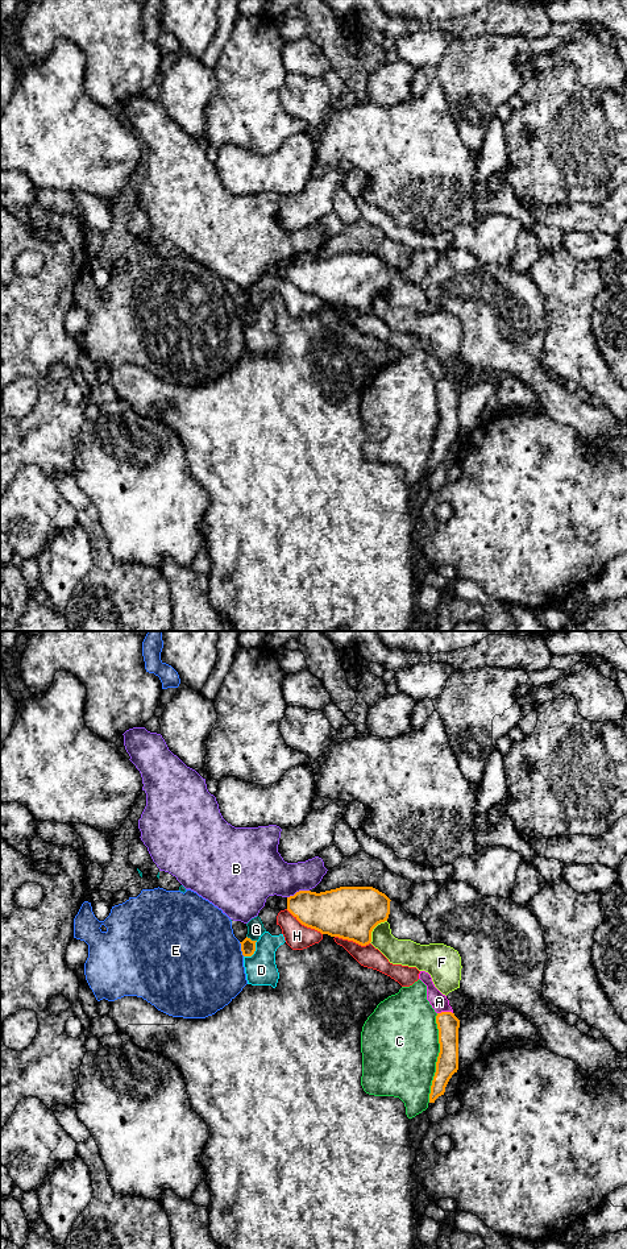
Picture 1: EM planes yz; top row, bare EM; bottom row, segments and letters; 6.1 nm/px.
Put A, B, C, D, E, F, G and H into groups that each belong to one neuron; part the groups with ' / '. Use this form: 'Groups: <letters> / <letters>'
Groups: A G H / B / C / D / E / F

